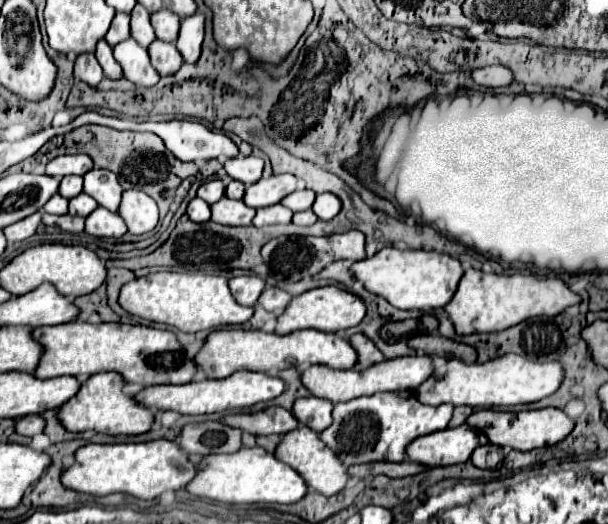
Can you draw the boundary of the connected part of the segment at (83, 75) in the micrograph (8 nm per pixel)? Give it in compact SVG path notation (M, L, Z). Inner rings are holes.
M95 54L77 56L77 60L75 60L75 78L79 78L85 84L89 84L91 88L95 88L101 82L103 70L101 70Z

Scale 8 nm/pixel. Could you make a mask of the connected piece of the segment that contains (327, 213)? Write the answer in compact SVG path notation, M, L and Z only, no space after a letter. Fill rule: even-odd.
M331 192L317 194L315 204L313 204L313 212L317 214L317 218L331 220L339 214L339 210L341 210L341 200L335 194L331 194Z

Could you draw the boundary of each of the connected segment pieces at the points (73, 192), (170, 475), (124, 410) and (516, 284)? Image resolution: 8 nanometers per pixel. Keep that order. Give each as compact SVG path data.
M67 176L67 178L61 180L59 194L61 194L63 198L69 200L69 198L81 194L81 190L83 190L83 178L81 178L81 176Z
M151 440L143 444L87 444L77 448L75 452L75 464L65 468L61 474L61 484L69 490L93 494L93 496L107 496L107 494L129 494L139 500L153 500L161 492L167 490L179 490L185 488L187 482L195 474L195 464L187 460L187 454L179 450L179 444L169 442L169 440Z
M99 372L87 378L85 382L81 382L79 392L57 410L57 418L61 426L67 428L69 432L93 430L109 436L119 436L119 434L135 436L147 432L153 424L153 414L145 406L135 404L131 396L125 396L123 384L125 384L123 378L115 372Z
M465 268L455 296L447 306L443 306L443 310L449 314L455 332L465 336L475 332L501 332L535 316L555 316L567 306L579 302L581 298L575 292L571 292L567 284L559 278L535 278L523 274L505 276Z

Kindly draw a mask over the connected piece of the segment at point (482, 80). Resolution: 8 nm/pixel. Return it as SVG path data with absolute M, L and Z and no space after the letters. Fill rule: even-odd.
M489 66L489 68L481 68L481 70L473 70L471 78L479 86L499 88L499 86L507 86L513 80L513 74L505 66Z

